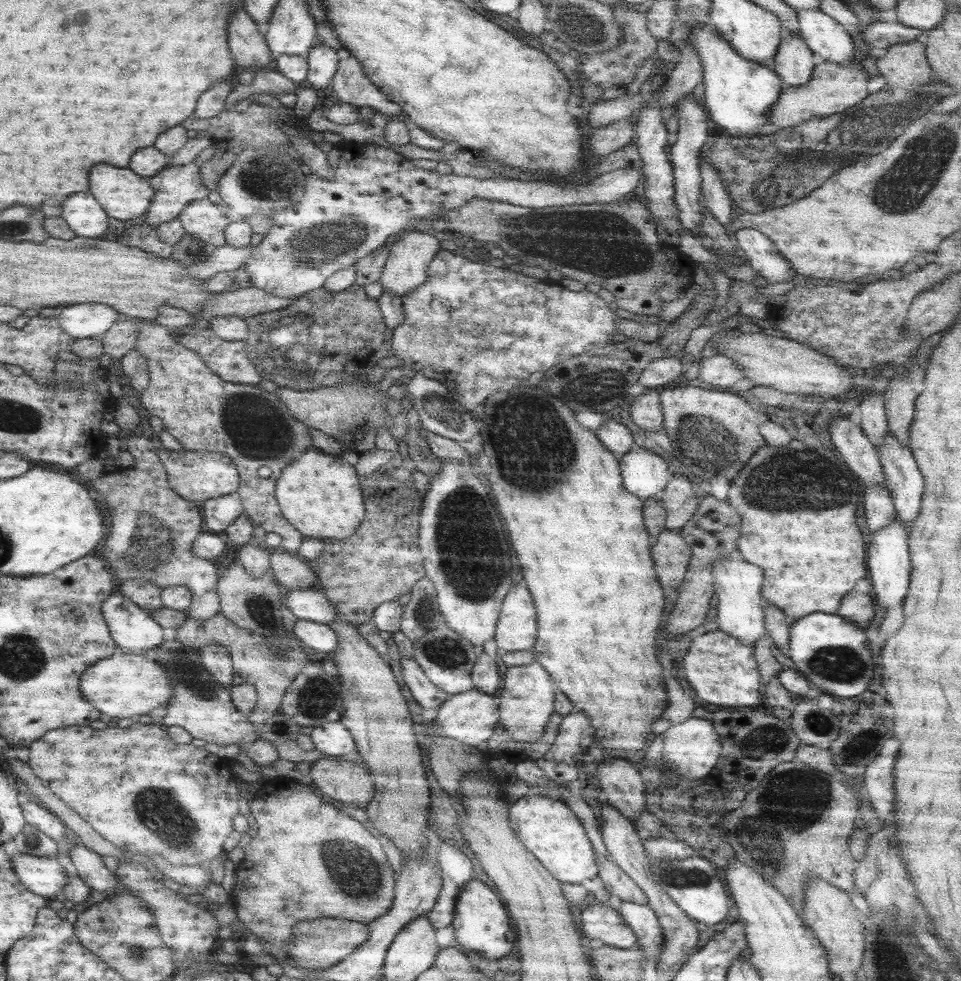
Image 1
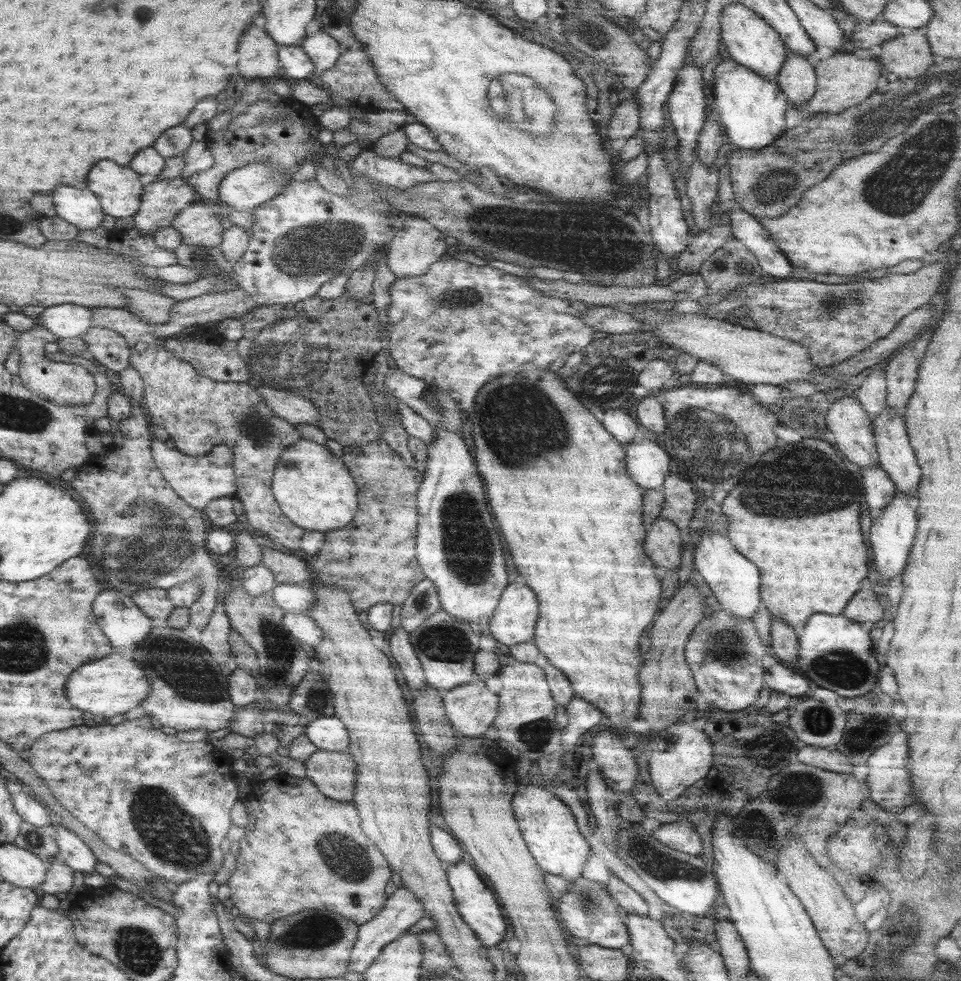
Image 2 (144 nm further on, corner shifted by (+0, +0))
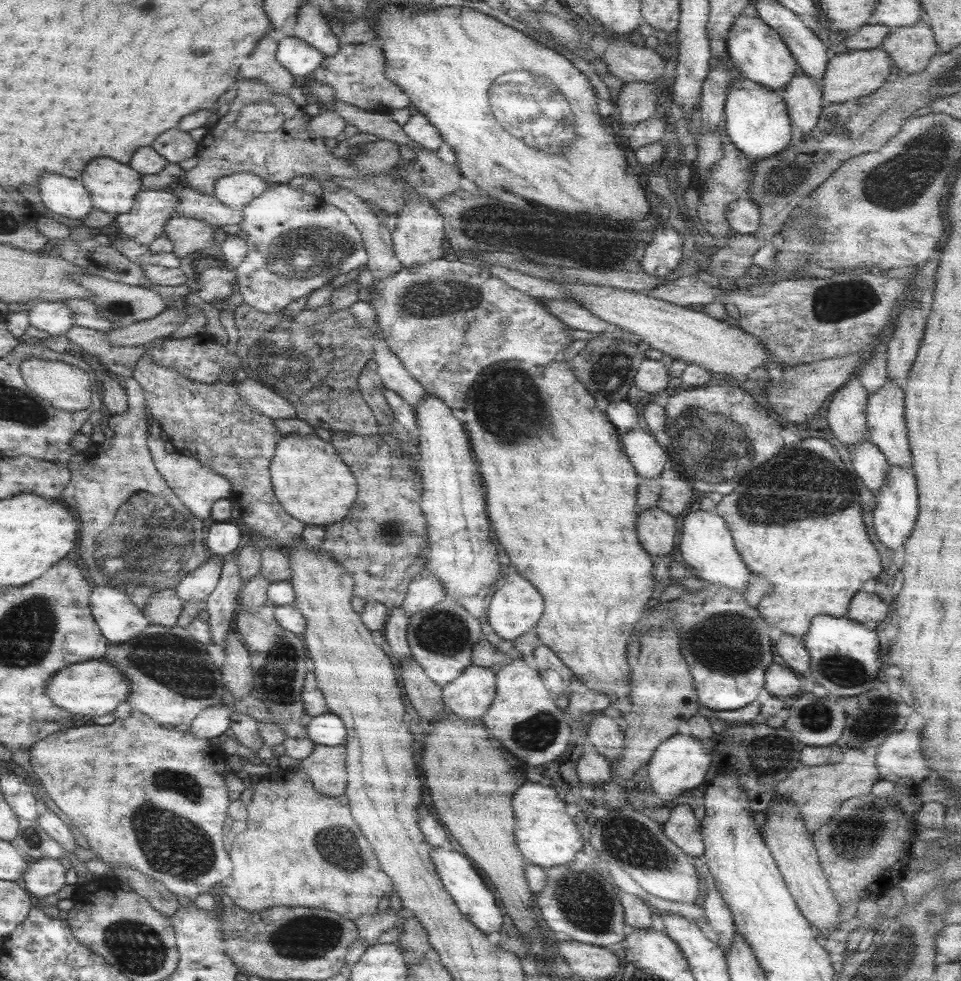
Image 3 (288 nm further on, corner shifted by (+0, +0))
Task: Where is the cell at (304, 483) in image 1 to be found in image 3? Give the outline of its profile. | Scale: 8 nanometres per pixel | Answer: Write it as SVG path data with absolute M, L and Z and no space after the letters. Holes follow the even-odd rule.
M285 436L275 448L269 464L269 478L273 496L287 516L305 526L299 542L309 548L319 548L325 538L325 526L343 524L345 514L357 496L357 484L351 470L337 458L333 444L323 442L319 436Z

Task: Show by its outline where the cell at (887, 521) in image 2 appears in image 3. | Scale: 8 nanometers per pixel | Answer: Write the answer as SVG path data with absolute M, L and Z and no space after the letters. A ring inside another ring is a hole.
M891 468L881 490L875 494L875 510L873 510L873 532L875 538L891 552L897 552L903 548L905 538L911 534L913 530L913 522L917 520L919 514L919 496L917 496L917 484L913 478L911 470L903 470L903 468Z

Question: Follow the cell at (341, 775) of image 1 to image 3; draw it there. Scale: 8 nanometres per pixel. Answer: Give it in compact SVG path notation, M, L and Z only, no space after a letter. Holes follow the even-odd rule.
M315 746L313 752L299 762L299 772L307 774L313 788L331 798L339 798L347 788L345 748L343 746Z

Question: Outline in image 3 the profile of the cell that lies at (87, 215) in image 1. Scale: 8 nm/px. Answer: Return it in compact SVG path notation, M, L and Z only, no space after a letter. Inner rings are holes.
M55 174L43 176L39 180L39 196L47 212L55 212L65 218L83 222L93 210L91 194L79 180L69 180Z

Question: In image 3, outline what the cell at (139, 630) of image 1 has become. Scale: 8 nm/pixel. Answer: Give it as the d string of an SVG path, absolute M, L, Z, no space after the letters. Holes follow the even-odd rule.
M93 588L89 594L89 608L101 636L109 646L121 646L149 626L143 610L131 604L127 594L113 588Z

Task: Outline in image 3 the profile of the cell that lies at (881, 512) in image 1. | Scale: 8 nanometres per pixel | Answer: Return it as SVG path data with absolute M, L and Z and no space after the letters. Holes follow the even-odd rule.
M863 442L859 444L851 454L851 468L855 478L861 482L861 486L873 494L877 494L889 474L889 466L885 458L879 454L875 444Z

